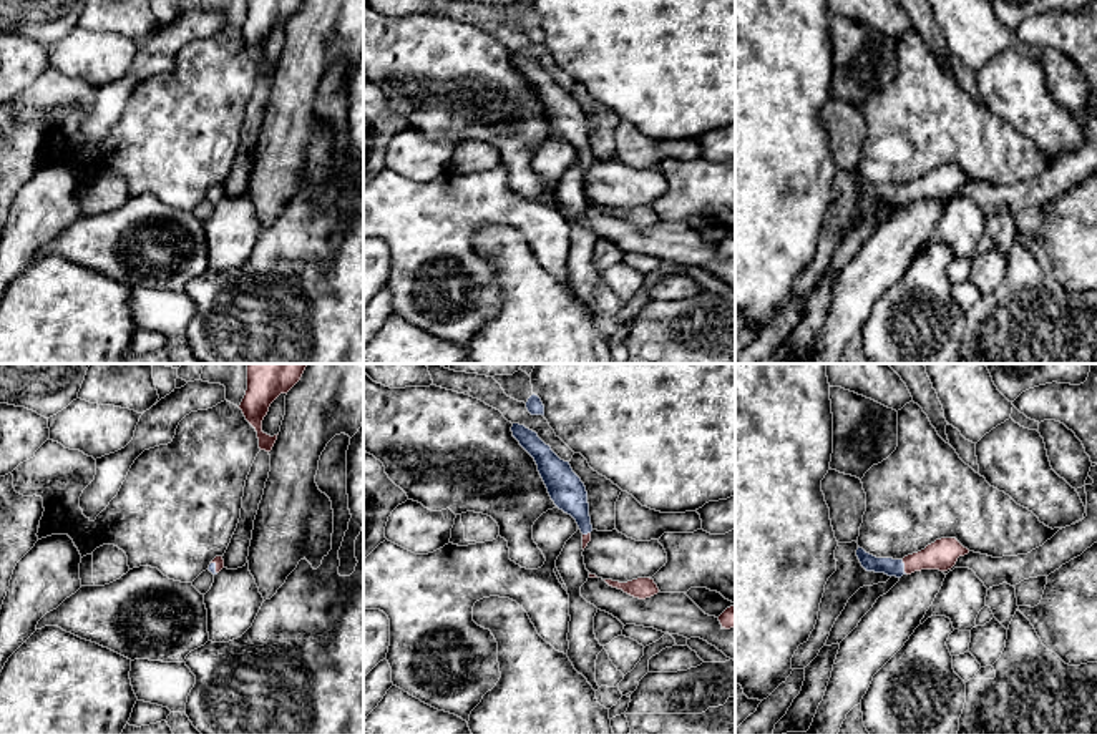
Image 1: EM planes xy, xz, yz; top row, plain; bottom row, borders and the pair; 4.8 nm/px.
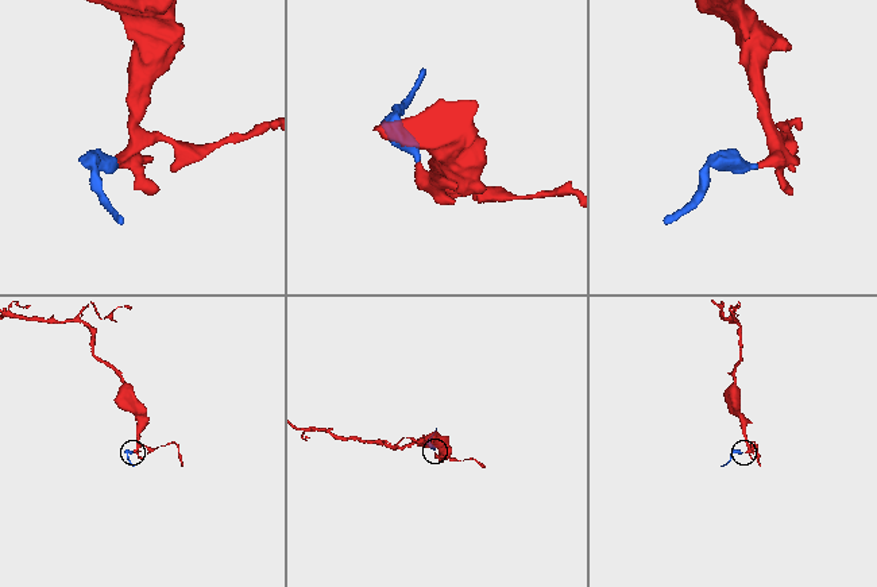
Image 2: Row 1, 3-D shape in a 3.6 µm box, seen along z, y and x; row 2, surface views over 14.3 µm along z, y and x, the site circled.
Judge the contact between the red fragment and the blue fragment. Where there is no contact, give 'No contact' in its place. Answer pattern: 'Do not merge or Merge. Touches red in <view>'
Merge. Touches red in yz

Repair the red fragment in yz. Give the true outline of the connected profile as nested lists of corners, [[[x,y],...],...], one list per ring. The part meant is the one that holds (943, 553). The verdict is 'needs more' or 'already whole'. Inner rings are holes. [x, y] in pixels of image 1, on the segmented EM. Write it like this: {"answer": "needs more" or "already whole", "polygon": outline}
{"answer": "needs more", "polygon": [[[941,538],[928,545],[924,550],[908,555],[903,560],[876,558],[858,546],[856,556],[866,571],[885,573],[888,576],[901,578],[921,570],[951,570],[959,556],[968,555],[956,538]]]}

